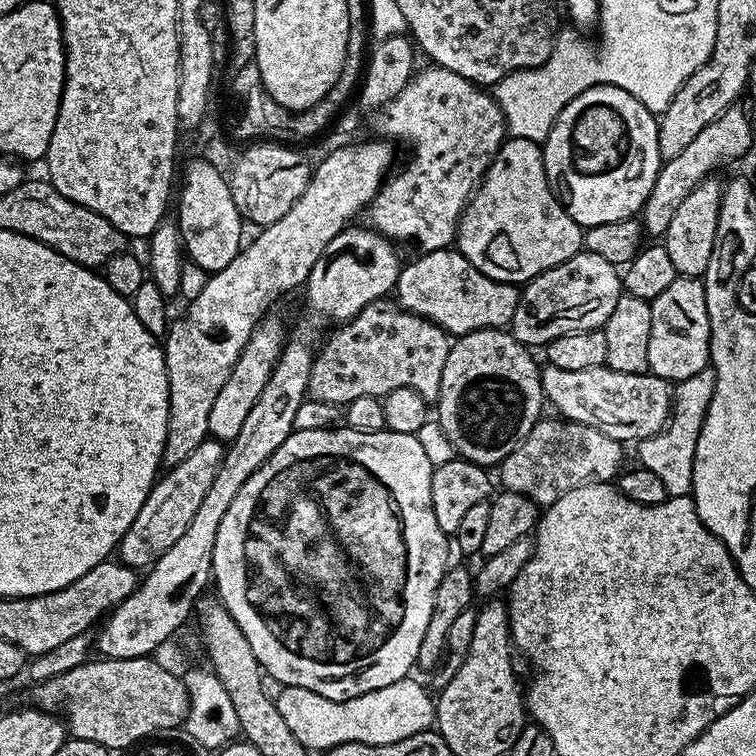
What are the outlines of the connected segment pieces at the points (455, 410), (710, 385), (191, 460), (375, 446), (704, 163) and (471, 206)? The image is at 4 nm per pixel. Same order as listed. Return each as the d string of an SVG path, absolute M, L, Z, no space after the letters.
M503 328L474 330L451 341L446 366L442 366L442 390L434 401L434 416L459 459L485 466L499 466L542 419L540 407L546 404L540 381L542 368L536 365L535 358L528 352L531 352L529 345L518 342L511 331Z
M709 364L690 378L679 381L673 387L673 413L668 425L658 435L637 443L641 467L654 472L661 479L669 496L686 496L692 491L694 455L697 450L698 434L701 432L704 416L714 396L717 372Z
M215 438L202 441L197 448L182 462L171 465L152 485L146 502L142 502L142 510L138 510L138 518L130 522L130 530L120 540L118 549L119 563L125 564L128 568L147 570L151 568L178 538L190 526L194 519L194 513L198 506L202 506L202 498L214 486L214 478L218 478L218 470L224 461L225 445Z
M347 426L302 430L301 432L294 430L286 438L286 442L282 442L282 446L278 446L278 450L274 450L272 457L254 474L250 474L250 478L244 483L242 490L238 490L238 498L234 498L234 502L230 502L230 510L226 510L226 514L222 514L222 522L218 522L218 538L214 538L212 580L214 581L214 588L216 584L217 593L215 592L215 595L230 614L230 618L234 618L234 622L238 622L238 630L242 630L242 634L246 634L246 642L250 642L250 650L254 650L254 658L258 658L261 669L271 679L273 676L278 683L284 684L280 686L288 690L313 692L318 694L322 700L353 700L362 694L377 692L382 690L382 686L390 686L394 682L403 680L411 673L408 671L413 671L418 658L418 646L422 646L422 634L426 634L426 625L430 623L430 614L434 610L434 594L438 590L438 582L442 582L445 572L450 567L450 561L448 561L450 536L449 533L442 530L442 526L438 526L438 518L434 518L434 506L430 502L430 482L432 481L433 467L430 458L426 458L426 450L422 450L422 442L418 442L418 438L414 434L398 434L387 430L378 434L362 434Z
M733 106L725 110L710 126L706 126L686 145L686 150L678 158L665 160L660 165L658 178L654 178L654 190L646 198L642 209L642 228L652 238L663 237L666 226L674 219L678 206L688 197L690 190L713 175L715 168L740 160L752 148L752 128L754 121L748 116L747 107Z
M513 136L505 139L503 146L492 160L488 173L472 194L464 213L460 215L460 226L456 230L455 247L475 268L482 270L495 280L523 286L538 274L566 262L582 248L582 229L566 214L548 184L544 169L544 154L541 145L534 140Z

